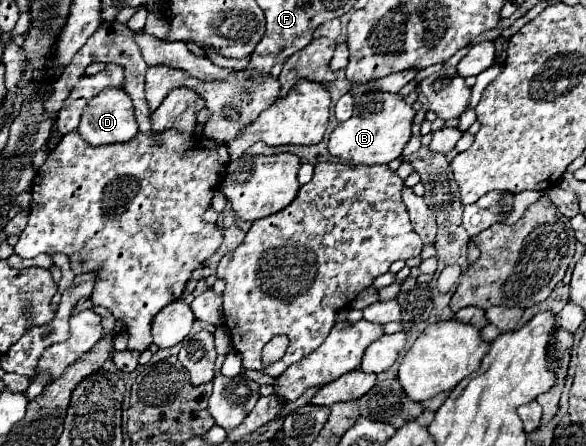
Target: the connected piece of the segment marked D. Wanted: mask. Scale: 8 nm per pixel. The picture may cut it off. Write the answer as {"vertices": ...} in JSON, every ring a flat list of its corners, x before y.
{"vertices":[[102,90,82,112,80,136,92,146,126,144,138,134,132,100,124,90]]}

